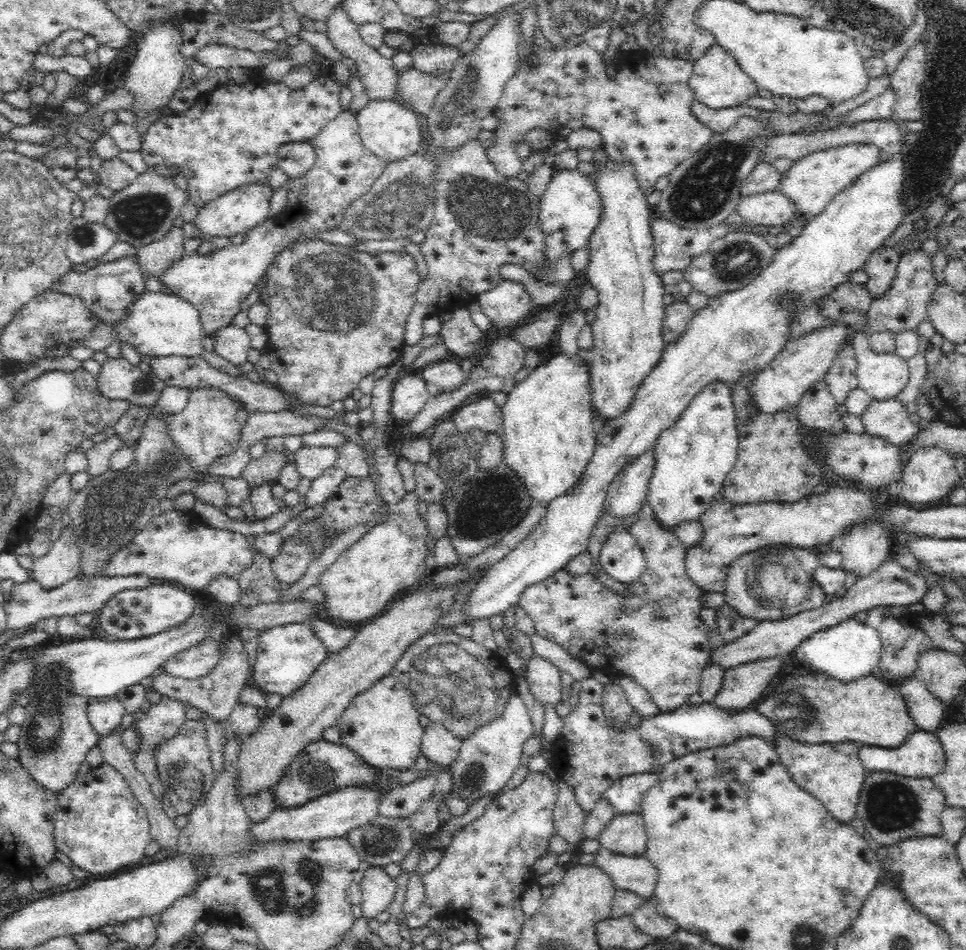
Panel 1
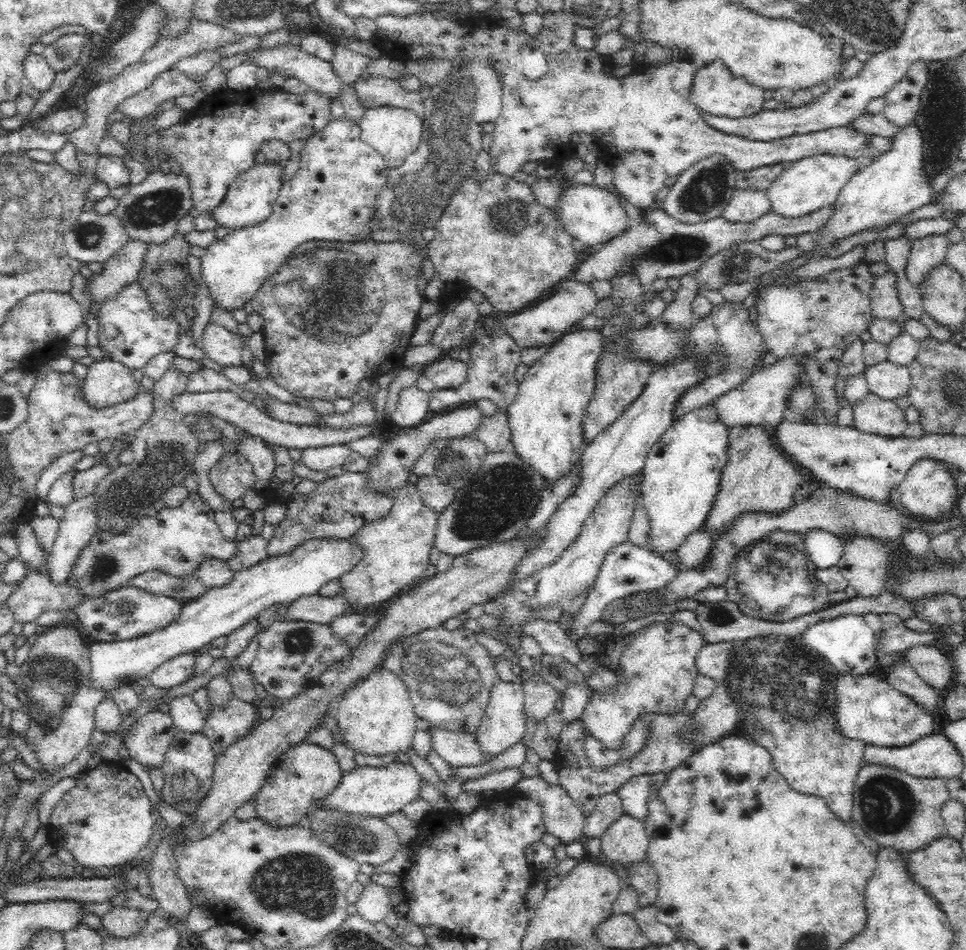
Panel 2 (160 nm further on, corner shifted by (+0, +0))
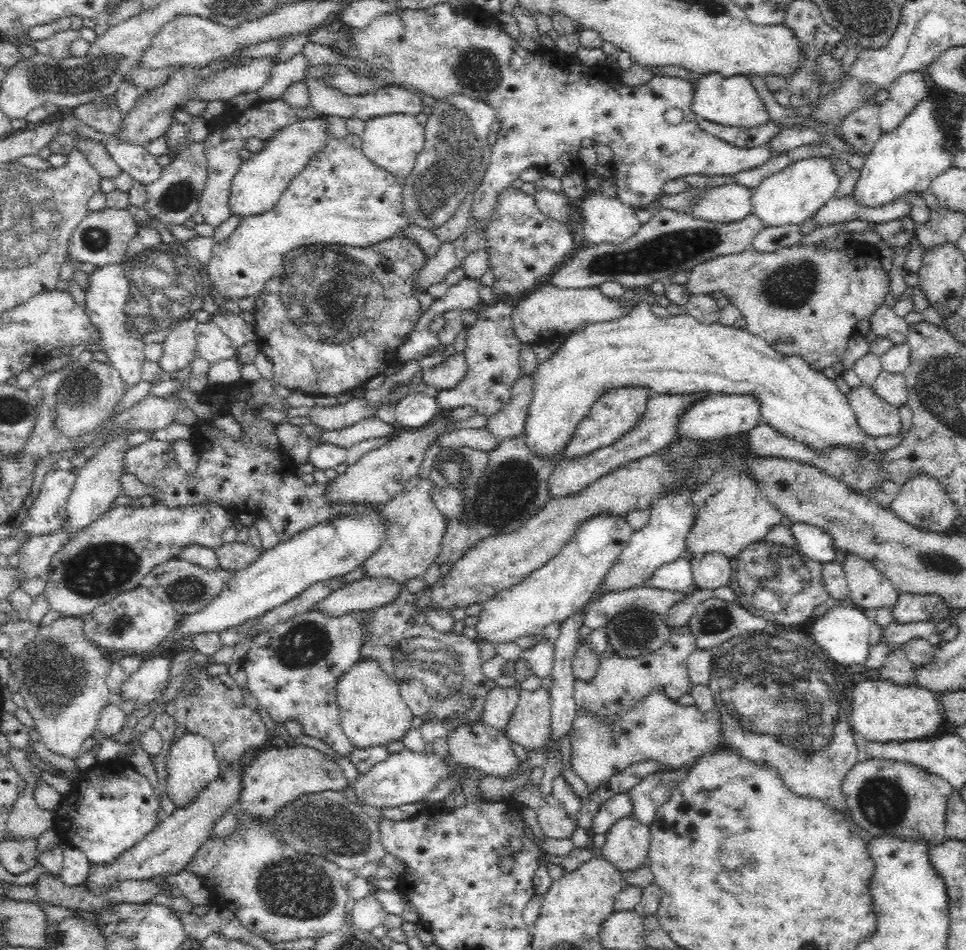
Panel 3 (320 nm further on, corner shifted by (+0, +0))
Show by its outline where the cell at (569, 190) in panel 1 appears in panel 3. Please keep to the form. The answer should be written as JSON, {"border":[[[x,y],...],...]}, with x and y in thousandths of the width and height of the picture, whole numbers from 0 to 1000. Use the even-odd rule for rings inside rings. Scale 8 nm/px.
{"border":[[[613,202],[602,215],[602,228],[605,228],[605,246],[610,257],[618,258],[634,256],[641,258],[648,255],[654,247],[663,242],[665,236],[658,226],[659,219],[648,217],[642,208],[629,208],[622,202]]]}

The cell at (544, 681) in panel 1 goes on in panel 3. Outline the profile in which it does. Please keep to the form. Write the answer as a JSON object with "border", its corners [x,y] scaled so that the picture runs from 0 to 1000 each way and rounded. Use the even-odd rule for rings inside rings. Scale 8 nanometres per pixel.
{"border":[[[559,723],[555,728],[547,728],[547,726],[540,725],[536,742],[530,751],[525,766],[522,768],[526,779],[545,787],[546,792],[564,787],[569,771],[569,744],[569,728],[564,726],[563,723]]]}

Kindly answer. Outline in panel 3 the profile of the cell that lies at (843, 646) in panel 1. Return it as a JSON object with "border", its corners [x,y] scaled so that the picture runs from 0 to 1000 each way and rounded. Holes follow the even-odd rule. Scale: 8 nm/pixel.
{"border":[[[871,635],[857,640],[850,649],[842,653],[841,665],[837,671],[862,697],[874,699],[874,701],[893,700],[899,693],[901,682],[899,672],[902,658],[894,643],[891,643],[888,639]]]}

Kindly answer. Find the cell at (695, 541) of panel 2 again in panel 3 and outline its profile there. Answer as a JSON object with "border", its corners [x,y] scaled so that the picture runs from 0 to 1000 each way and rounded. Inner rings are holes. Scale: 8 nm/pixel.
{"border":[[[743,581],[716,588],[715,598],[723,620],[740,622],[757,615],[756,588]]]}

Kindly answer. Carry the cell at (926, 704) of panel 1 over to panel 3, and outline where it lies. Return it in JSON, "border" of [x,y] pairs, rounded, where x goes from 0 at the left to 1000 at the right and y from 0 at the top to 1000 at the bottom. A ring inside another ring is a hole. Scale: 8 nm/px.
{"border":[[[923,681],[917,688],[917,695],[909,703],[913,717],[922,717],[927,721],[944,720],[948,721],[945,699],[940,695],[934,681]]]}

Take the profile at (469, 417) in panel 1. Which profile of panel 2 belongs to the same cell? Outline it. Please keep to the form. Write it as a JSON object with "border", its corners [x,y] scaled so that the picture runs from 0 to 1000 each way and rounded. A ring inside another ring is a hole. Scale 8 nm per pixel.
{"border":[[[489,425],[460,437],[446,437],[437,446],[418,452],[418,455],[414,455],[406,463],[402,463],[400,467],[396,467],[393,474],[393,482],[383,483],[379,498],[383,500],[385,515],[399,520],[402,513],[410,516],[416,514],[422,507],[423,501],[429,499],[429,488],[441,476],[447,465],[454,461],[467,462],[491,457],[497,451],[497,446],[501,444],[501,440],[504,440],[501,434],[495,427]]]}

